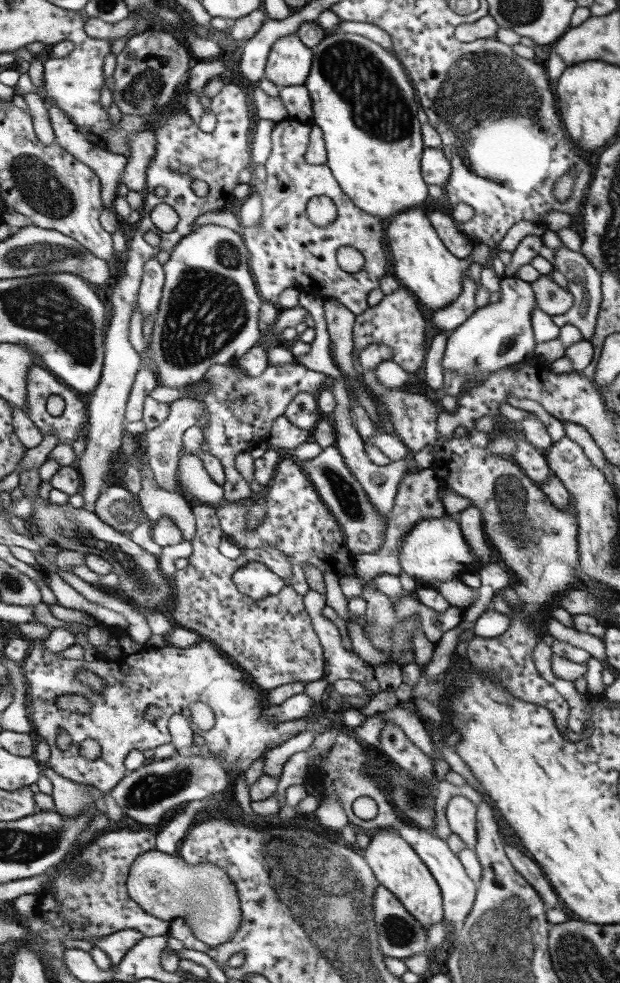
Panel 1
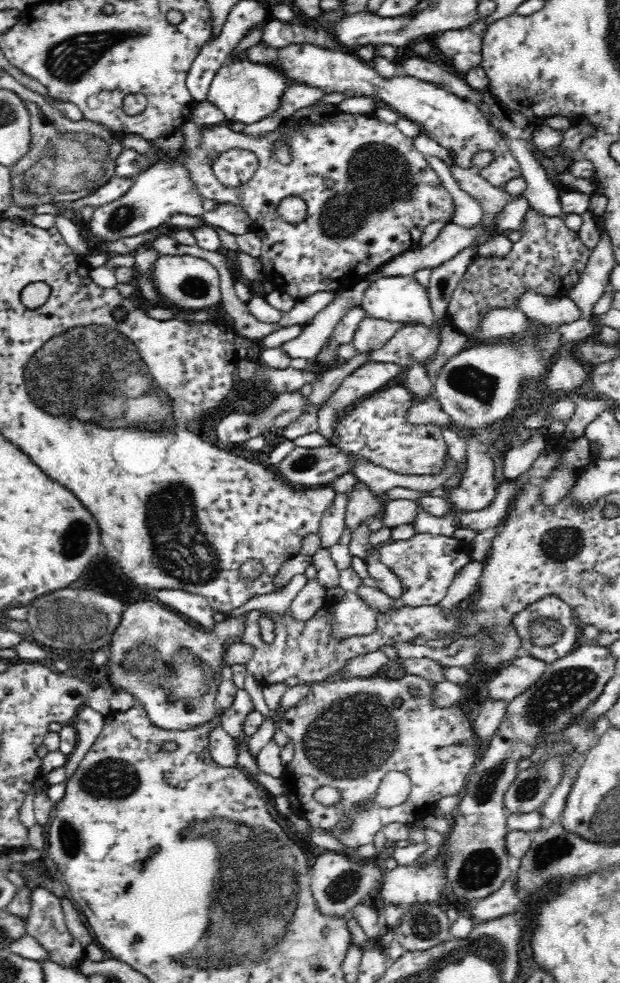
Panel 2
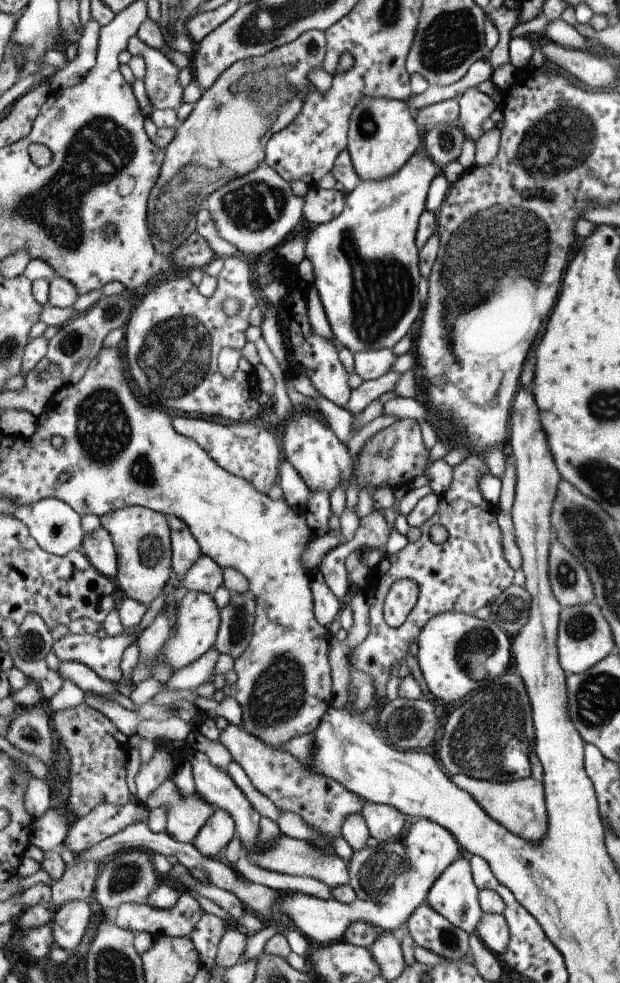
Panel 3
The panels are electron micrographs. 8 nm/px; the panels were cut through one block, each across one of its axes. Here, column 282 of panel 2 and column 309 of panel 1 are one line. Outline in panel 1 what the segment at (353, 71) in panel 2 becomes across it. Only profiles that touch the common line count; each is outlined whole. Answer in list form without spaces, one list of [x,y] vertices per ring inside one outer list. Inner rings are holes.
[[[299,34],[283,36],[271,52],[267,66],[267,80],[277,88],[305,86],[315,62],[315,50],[307,46]]]

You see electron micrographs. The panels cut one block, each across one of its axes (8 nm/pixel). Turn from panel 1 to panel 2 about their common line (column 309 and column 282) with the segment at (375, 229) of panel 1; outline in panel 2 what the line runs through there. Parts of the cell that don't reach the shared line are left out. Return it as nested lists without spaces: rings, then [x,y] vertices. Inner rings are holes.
[[[336,112],[316,124],[300,124],[298,128],[288,128],[284,124],[264,134],[244,134],[244,130],[232,132],[228,124],[222,124],[206,130],[204,142],[188,162],[190,176],[204,198],[218,200],[222,204],[236,204],[246,210],[252,222],[252,232],[262,238],[260,262],[264,280],[268,280],[276,292],[286,292],[298,300],[318,292],[340,294],[350,290],[366,272],[374,272],[382,264],[406,252],[414,252],[420,246],[420,238],[428,224],[438,220],[452,224],[456,214],[450,192],[436,176],[436,170],[430,168],[426,156],[416,150],[414,140],[406,138],[396,124],[380,122],[376,116]],[[280,146],[288,148],[288,156],[292,158],[290,164],[276,160]],[[228,150],[250,150],[260,162],[252,180],[242,188],[224,188],[214,174],[212,158]],[[284,198],[300,198],[308,206],[304,222],[288,224],[280,218],[278,208]]]

